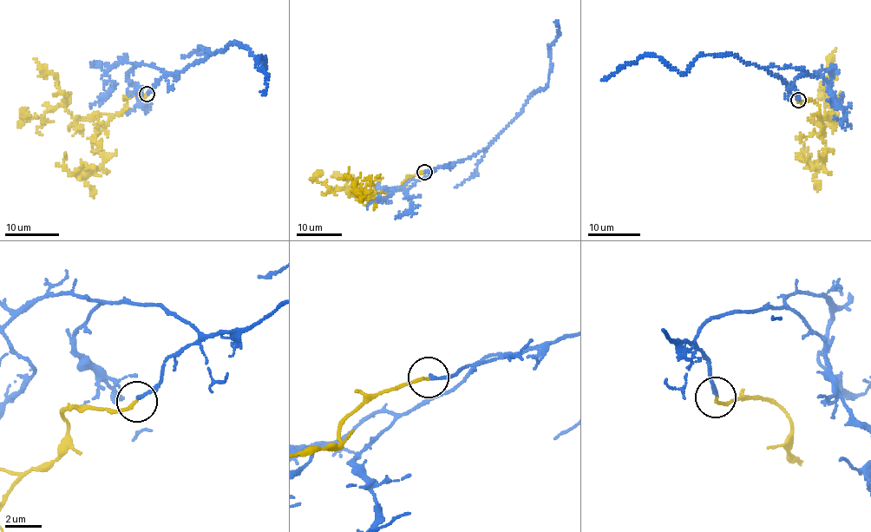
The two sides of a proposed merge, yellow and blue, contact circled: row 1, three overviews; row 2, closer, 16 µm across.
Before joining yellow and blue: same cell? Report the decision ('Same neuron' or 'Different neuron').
Same neuron

